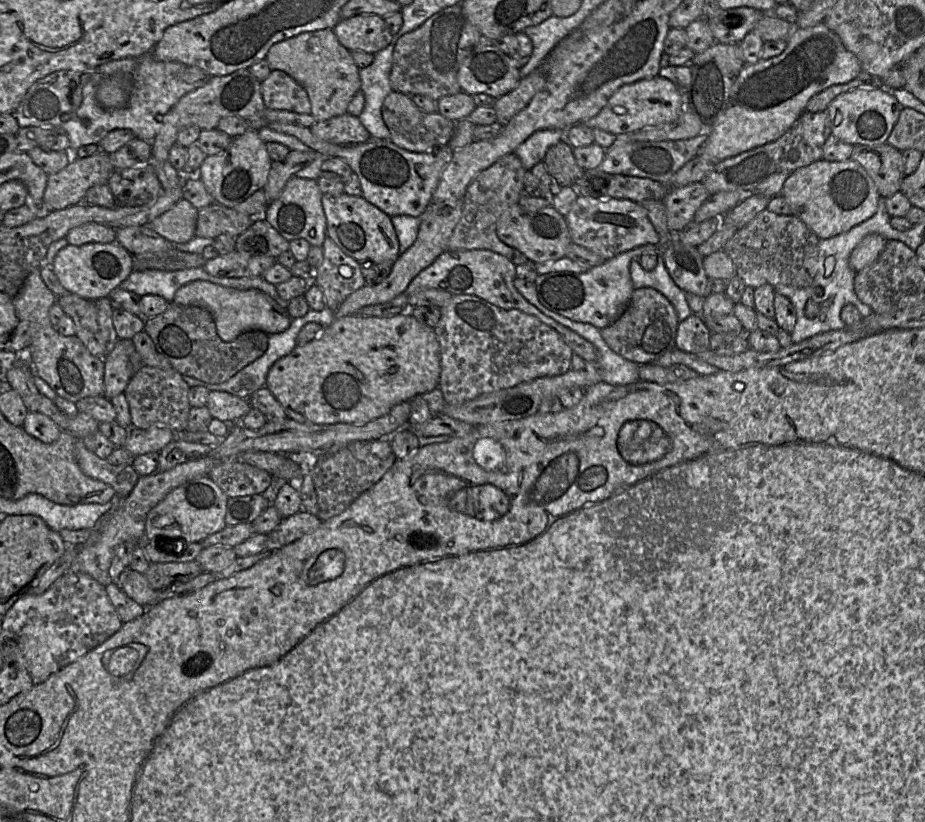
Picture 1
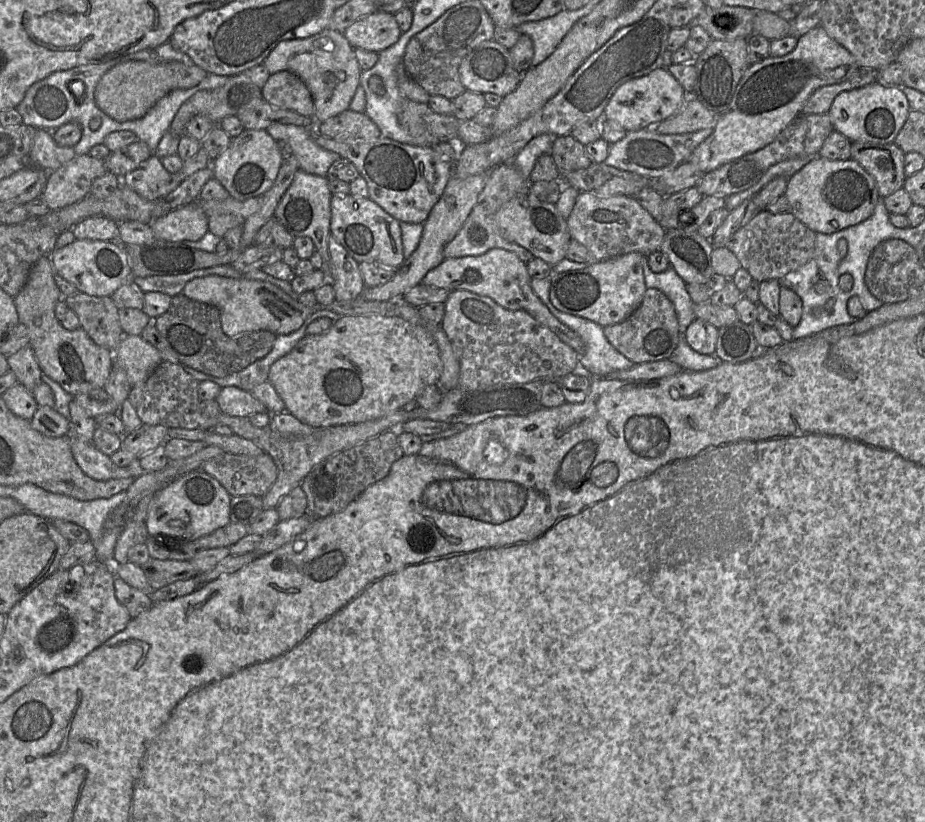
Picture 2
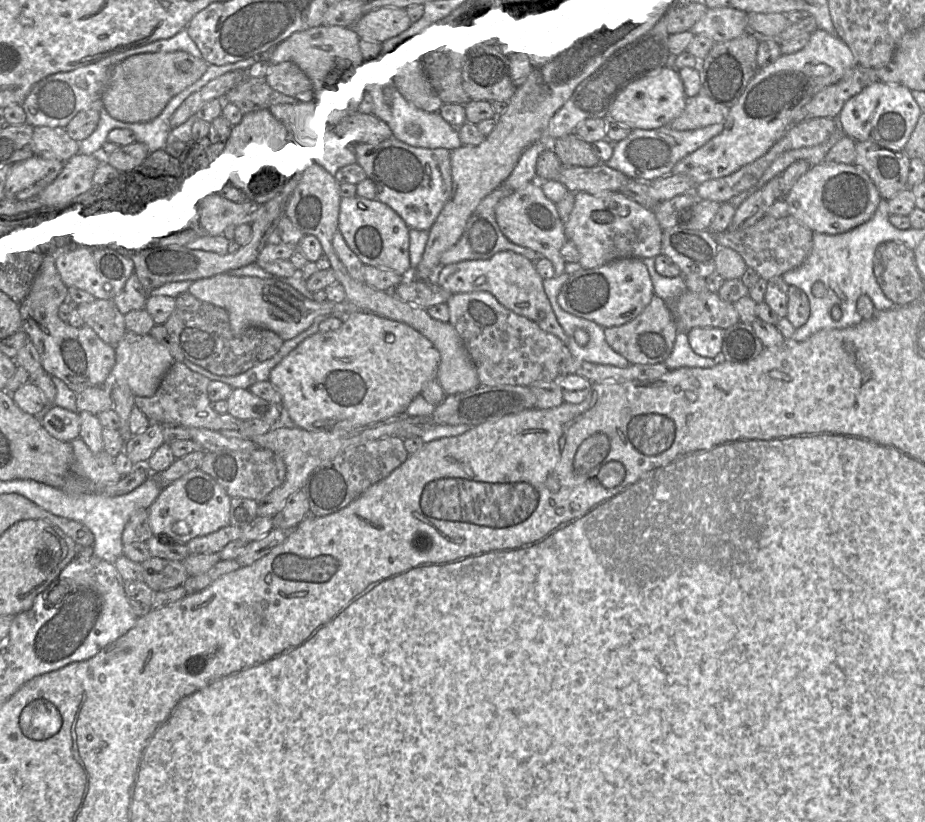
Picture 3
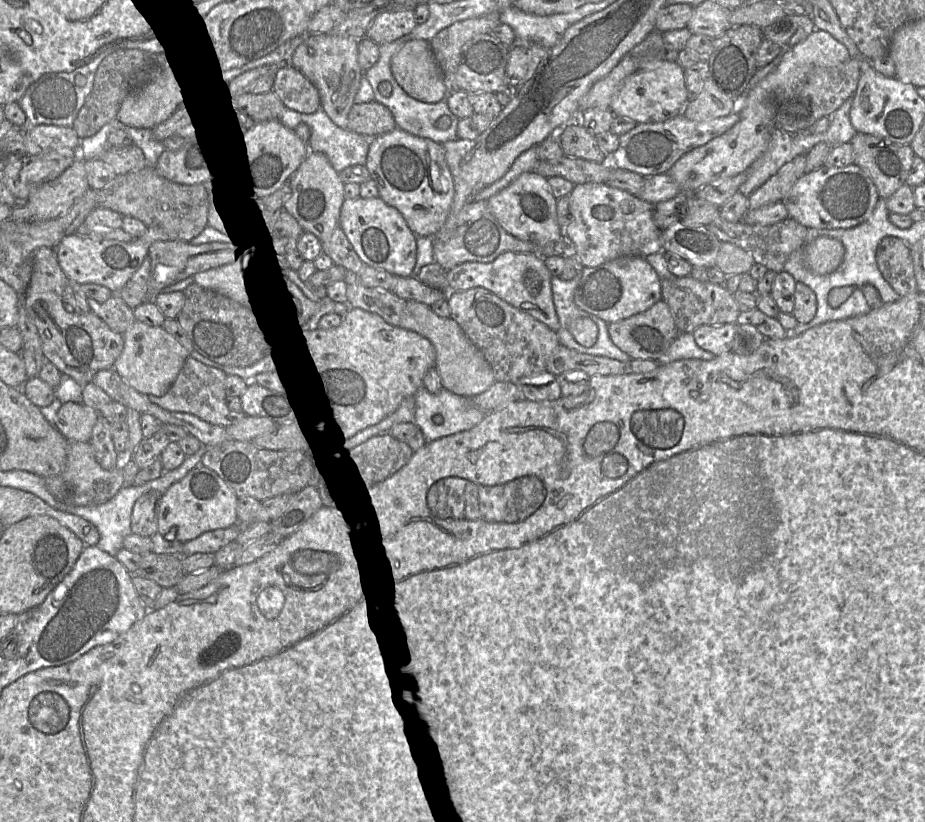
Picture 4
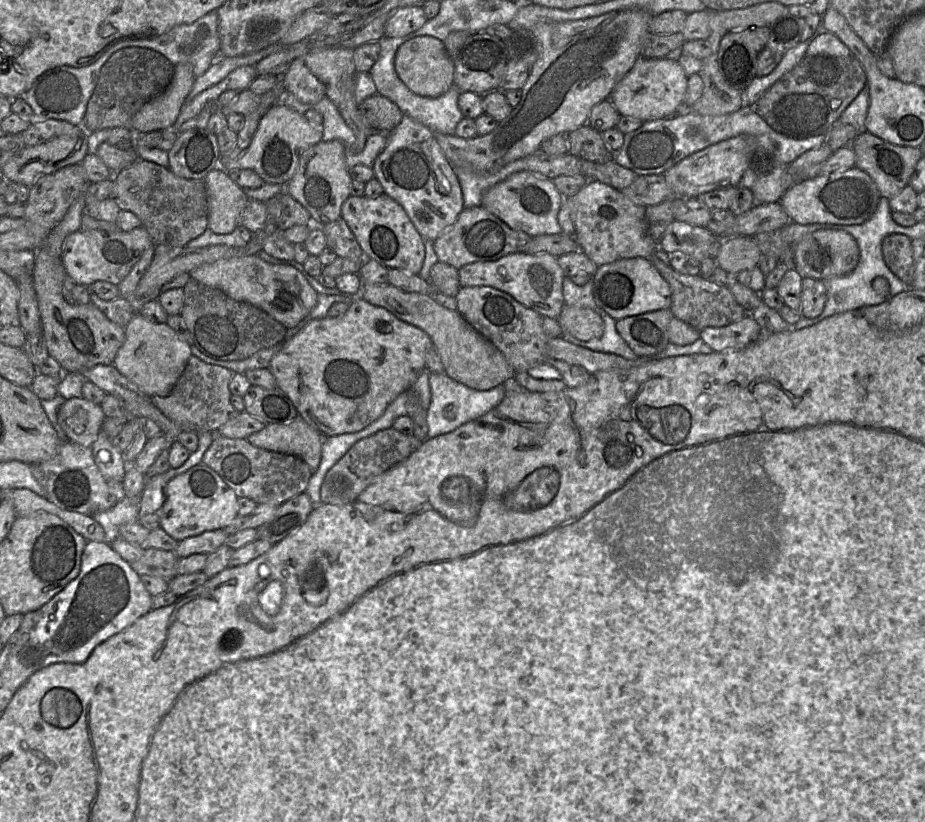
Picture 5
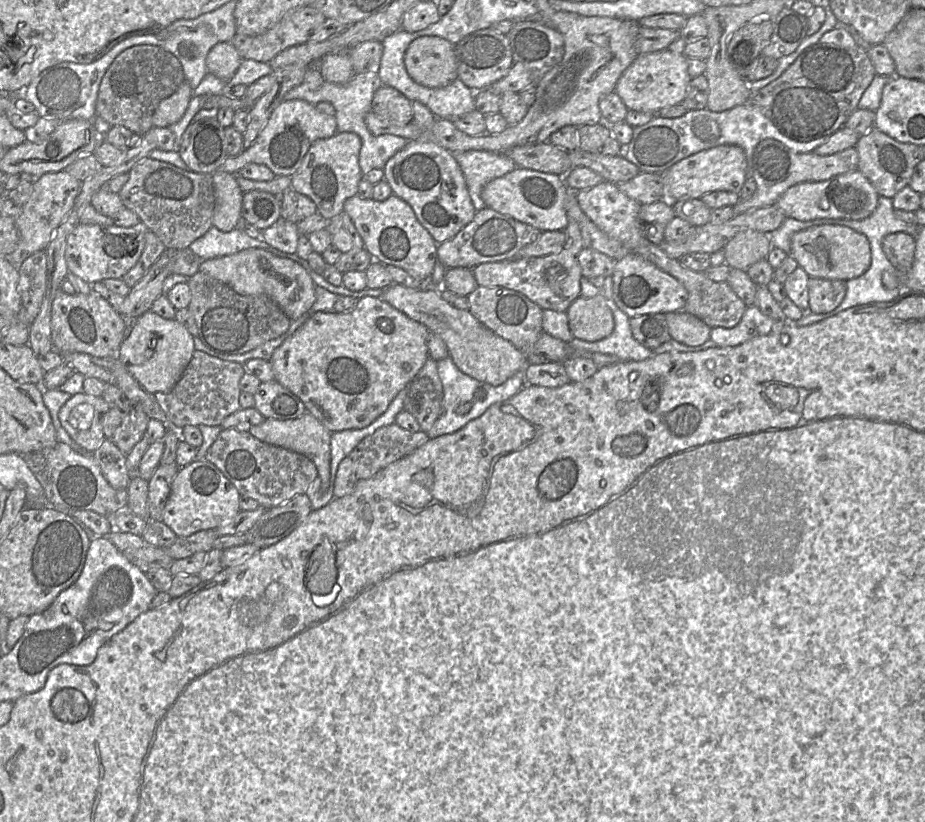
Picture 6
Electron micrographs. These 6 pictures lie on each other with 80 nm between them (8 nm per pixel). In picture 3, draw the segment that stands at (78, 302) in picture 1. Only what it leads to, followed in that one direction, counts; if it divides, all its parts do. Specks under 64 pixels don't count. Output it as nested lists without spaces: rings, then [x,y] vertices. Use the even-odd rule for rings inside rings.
[[[112,298],[75,304],[84,324],[91,327],[106,343],[116,345],[127,332],[124,314]]]

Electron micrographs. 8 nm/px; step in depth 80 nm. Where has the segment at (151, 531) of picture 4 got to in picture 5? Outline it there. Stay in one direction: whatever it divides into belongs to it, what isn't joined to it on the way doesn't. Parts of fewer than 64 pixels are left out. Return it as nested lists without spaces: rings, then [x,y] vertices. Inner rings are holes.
[[[162,474],[147,478],[145,488],[140,495],[138,522],[149,531],[160,526],[167,483],[162,479]]]

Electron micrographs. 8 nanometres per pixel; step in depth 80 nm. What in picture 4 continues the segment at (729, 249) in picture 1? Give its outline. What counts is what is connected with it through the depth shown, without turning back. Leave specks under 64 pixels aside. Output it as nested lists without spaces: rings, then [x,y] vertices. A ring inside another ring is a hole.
[[[720,215],[716,216],[707,228],[719,239],[719,241],[735,244],[750,252],[755,263],[762,264],[769,271],[780,273],[784,271],[784,265],[790,254],[802,245],[806,245],[808,228],[794,219],[788,217],[785,220],[772,225],[749,225],[743,221],[732,223],[724,220]]]

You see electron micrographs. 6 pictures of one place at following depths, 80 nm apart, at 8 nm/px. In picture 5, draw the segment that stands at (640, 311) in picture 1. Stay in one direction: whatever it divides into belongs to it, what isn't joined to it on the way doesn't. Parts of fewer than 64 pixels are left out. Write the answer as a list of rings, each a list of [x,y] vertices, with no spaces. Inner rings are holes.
[[[669,308],[616,320],[616,330],[638,357],[652,357],[669,343],[668,326],[674,315]]]

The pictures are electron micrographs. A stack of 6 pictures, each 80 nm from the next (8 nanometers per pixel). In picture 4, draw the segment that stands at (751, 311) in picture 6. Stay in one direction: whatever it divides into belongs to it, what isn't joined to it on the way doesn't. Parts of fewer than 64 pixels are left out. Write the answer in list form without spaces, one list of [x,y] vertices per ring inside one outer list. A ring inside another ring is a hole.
[[[737,323],[702,325],[696,328],[692,334],[700,348],[717,356],[729,352],[729,346],[735,336],[736,328]]]

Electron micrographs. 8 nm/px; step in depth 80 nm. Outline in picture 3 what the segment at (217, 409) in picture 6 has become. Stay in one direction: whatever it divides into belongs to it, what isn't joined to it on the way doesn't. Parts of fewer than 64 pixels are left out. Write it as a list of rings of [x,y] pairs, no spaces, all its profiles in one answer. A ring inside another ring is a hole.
[[[175,361],[164,375],[154,395],[135,396],[135,405],[147,416],[151,423],[183,427],[198,427],[220,431],[222,429],[239,430],[246,421],[227,413],[218,413],[212,407],[207,387],[210,379],[189,369],[184,362]]]

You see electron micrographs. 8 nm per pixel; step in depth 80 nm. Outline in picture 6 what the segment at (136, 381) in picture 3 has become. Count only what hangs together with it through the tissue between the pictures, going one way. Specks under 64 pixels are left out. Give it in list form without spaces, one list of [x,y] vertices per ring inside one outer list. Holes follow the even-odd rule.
[[[151,310],[143,313],[131,324],[131,331],[120,344],[117,357],[125,365],[129,373],[150,393],[170,392],[181,378],[184,370],[195,352],[194,336],[175,319],[166,319]]]

